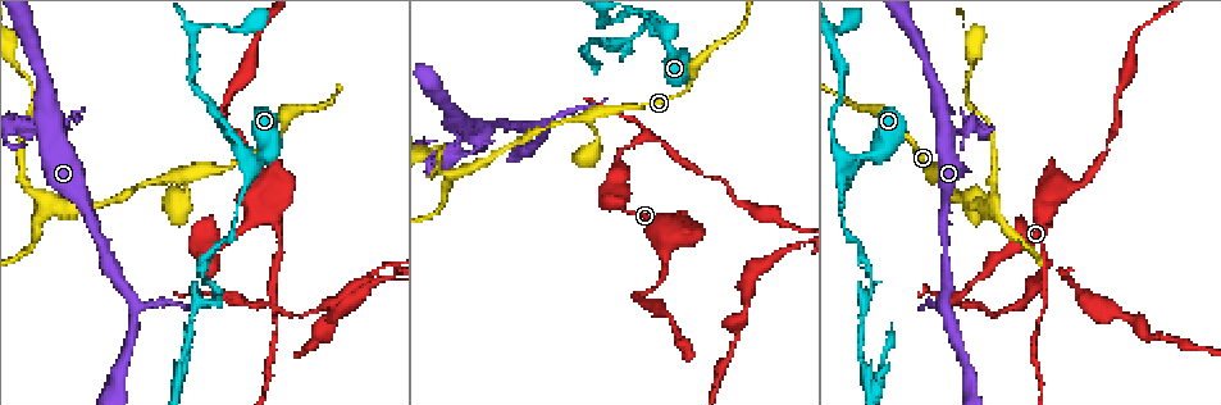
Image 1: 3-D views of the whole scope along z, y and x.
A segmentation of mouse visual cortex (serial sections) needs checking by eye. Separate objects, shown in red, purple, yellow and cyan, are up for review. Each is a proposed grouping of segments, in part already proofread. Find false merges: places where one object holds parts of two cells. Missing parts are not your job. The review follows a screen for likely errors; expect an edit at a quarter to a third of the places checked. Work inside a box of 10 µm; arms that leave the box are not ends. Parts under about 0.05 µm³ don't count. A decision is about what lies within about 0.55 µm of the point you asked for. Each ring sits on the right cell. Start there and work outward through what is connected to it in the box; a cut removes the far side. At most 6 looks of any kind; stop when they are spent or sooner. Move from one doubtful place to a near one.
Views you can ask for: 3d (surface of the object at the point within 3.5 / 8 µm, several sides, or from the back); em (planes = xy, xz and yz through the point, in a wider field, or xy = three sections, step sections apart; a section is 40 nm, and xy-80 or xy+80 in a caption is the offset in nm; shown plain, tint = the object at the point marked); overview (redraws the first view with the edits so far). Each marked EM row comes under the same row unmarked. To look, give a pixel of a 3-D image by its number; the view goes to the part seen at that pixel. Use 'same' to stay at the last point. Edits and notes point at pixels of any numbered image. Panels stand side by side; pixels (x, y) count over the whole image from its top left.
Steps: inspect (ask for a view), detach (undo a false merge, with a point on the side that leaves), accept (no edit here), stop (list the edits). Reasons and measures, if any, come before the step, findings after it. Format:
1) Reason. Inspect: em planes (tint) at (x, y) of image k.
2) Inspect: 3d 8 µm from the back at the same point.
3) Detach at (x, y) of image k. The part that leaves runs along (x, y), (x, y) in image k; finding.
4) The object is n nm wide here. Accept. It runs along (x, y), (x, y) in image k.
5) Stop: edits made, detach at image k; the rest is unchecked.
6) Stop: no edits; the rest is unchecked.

Abrupt turn. Inspect: em xy step 3 (tint) at (197, 246) of image 1.

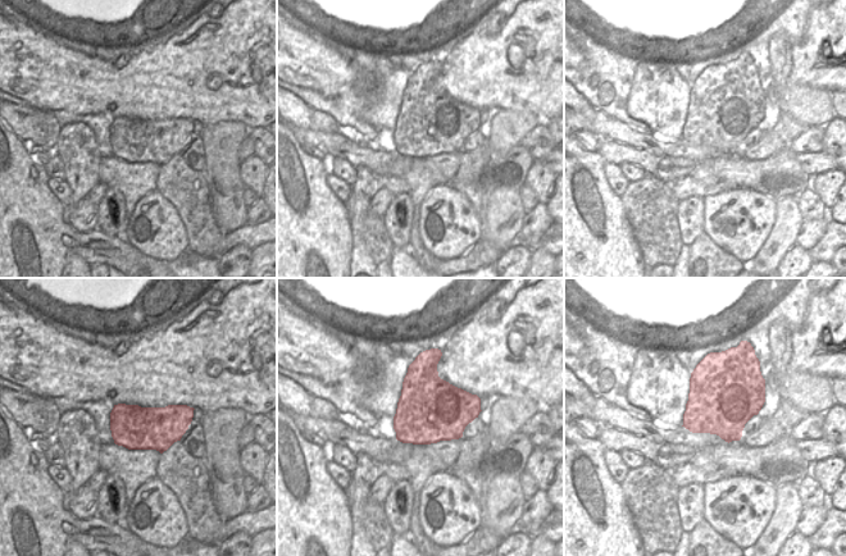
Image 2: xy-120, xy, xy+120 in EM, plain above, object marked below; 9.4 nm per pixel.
See where the arms go. Inspect: 3d 3.5 µm at the same point.

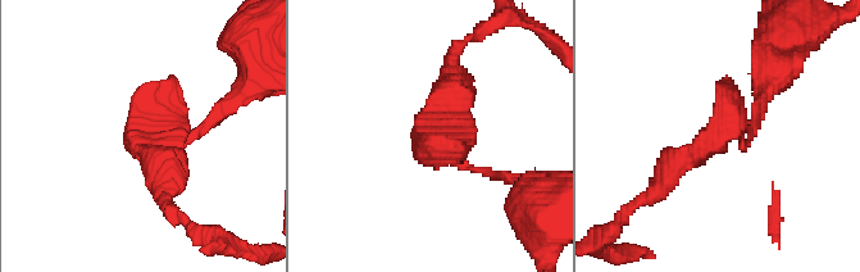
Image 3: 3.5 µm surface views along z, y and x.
The object is 600 nm wide here. Detach at (720, 123) of image 3. The part that leaves runs along (742, 137), (727, 126), (654, 193) in image 3; a second cell is stuck on.

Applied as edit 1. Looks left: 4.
Inspect: overview.

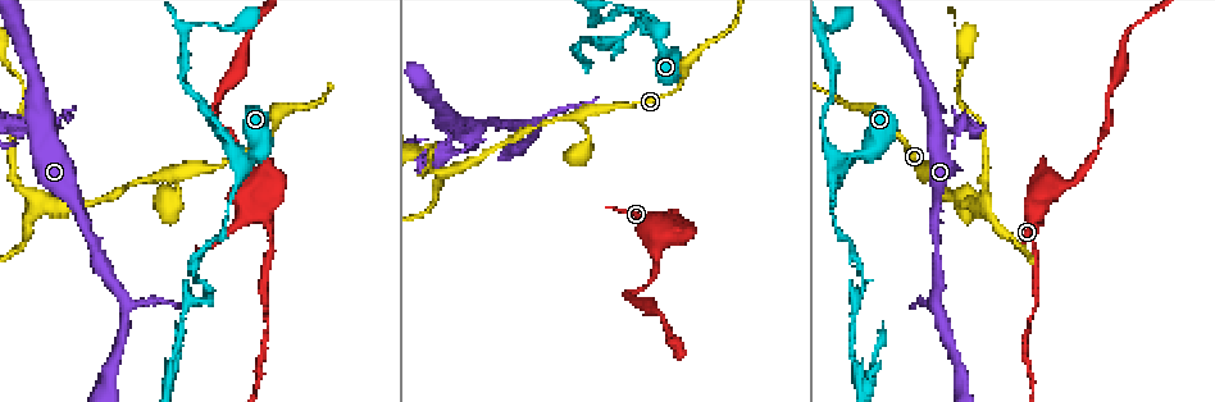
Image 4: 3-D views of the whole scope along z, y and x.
Thin neck. Inspect: 3d 3.5 µm at (270, 242) of image 4.

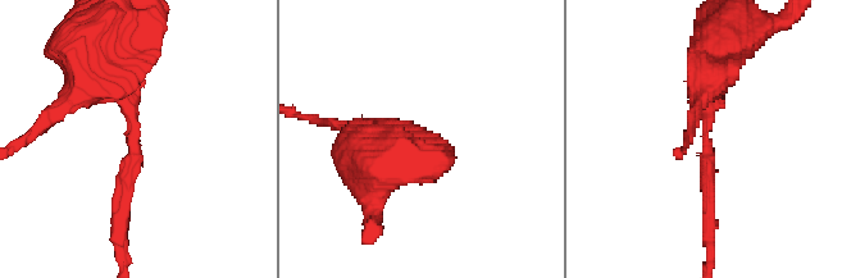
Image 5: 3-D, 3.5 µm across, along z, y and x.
Now the EM. Inspect: em xy step 5 (tint) at (707, 138) of image 5.

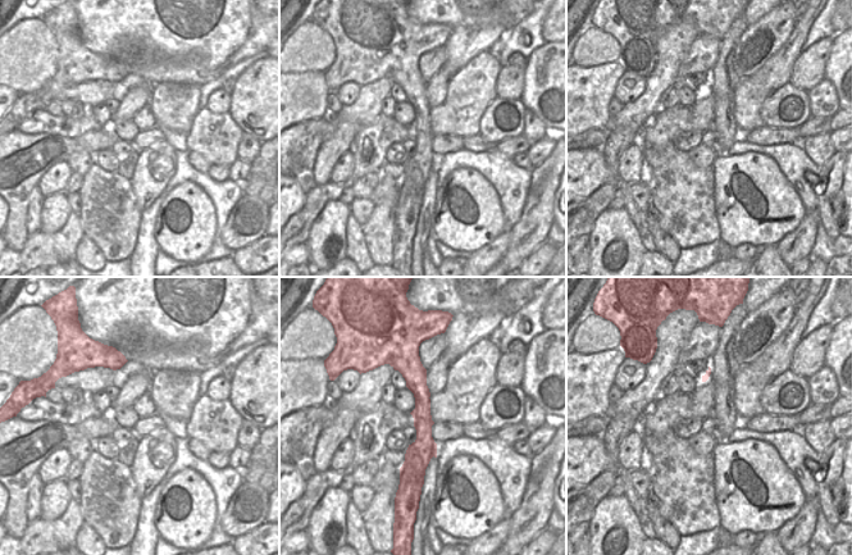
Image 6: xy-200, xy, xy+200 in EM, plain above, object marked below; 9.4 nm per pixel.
Another direction. Inspect: em xy step 1 (tint) at the same point.

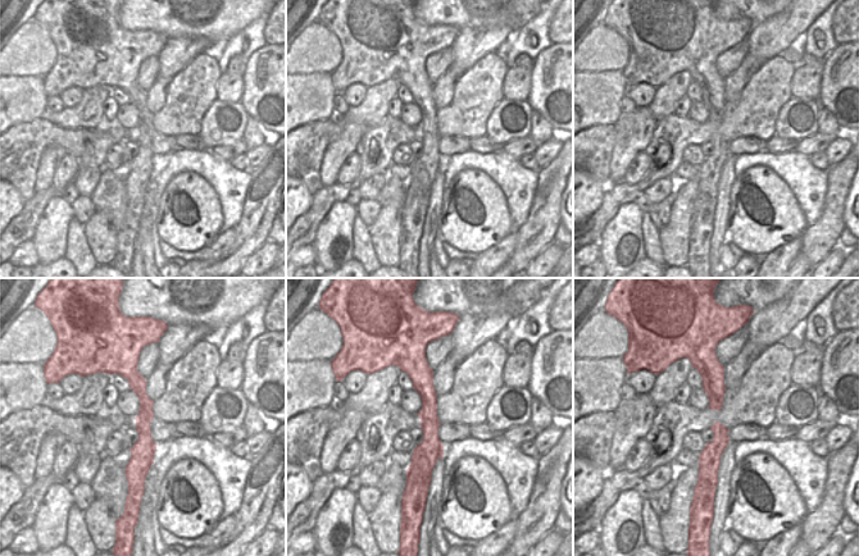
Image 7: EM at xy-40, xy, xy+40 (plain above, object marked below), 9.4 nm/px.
The arms are 150, 350 nm wide. Accept. It runs along (422, 367), (428, 395), (427, 477) in image 7; one cell here.

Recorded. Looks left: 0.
Stop: edits made, detach at image 3; the rest is unchecked.

